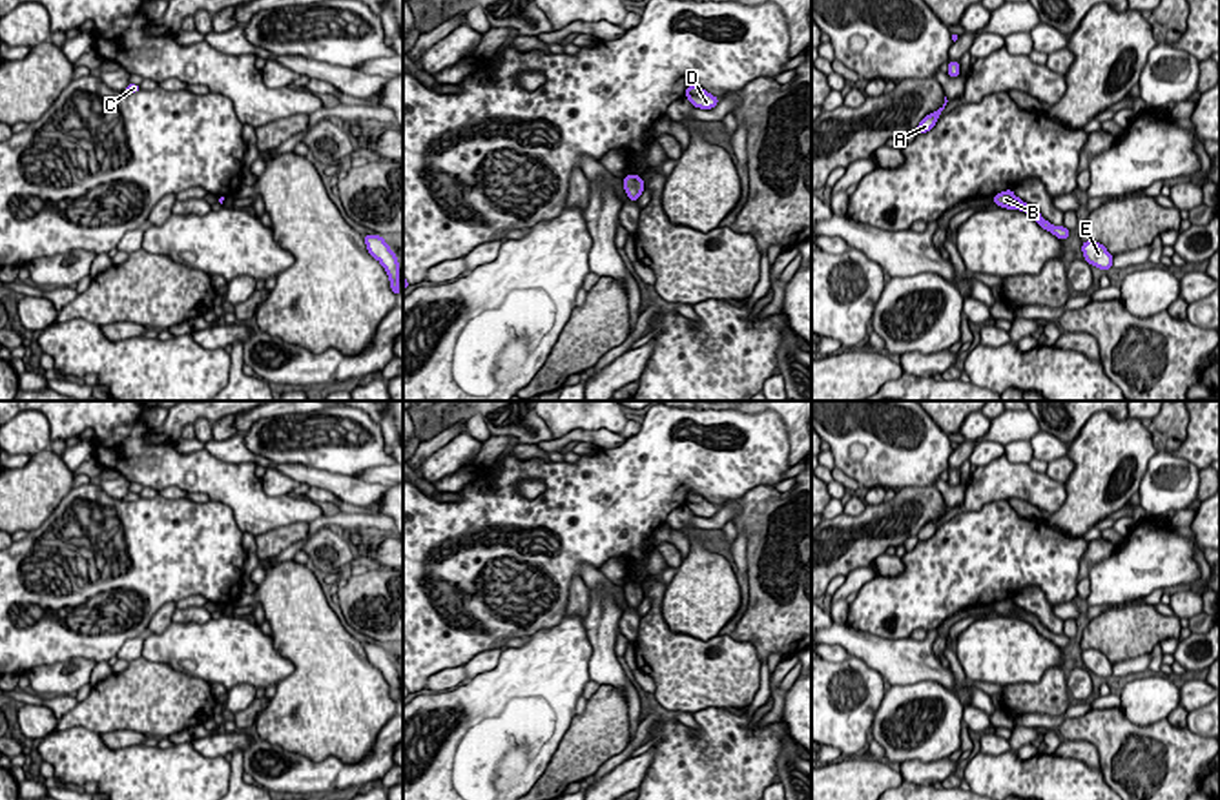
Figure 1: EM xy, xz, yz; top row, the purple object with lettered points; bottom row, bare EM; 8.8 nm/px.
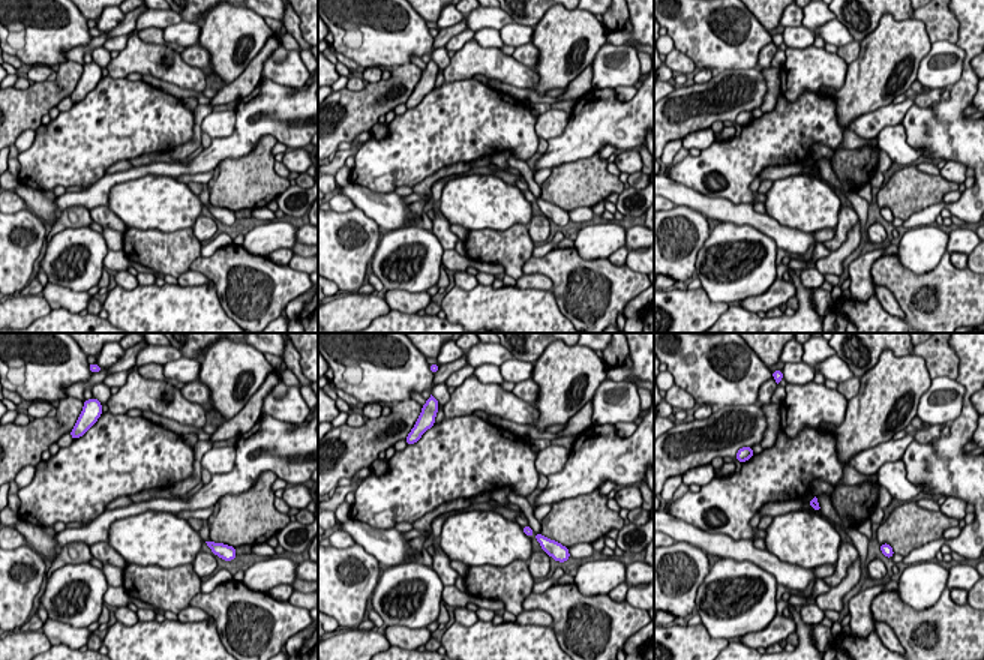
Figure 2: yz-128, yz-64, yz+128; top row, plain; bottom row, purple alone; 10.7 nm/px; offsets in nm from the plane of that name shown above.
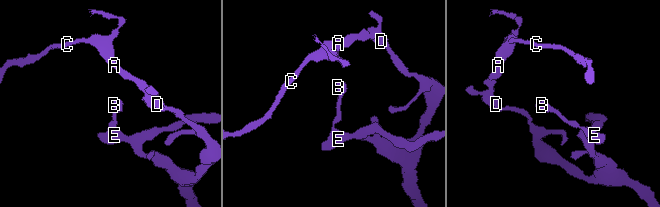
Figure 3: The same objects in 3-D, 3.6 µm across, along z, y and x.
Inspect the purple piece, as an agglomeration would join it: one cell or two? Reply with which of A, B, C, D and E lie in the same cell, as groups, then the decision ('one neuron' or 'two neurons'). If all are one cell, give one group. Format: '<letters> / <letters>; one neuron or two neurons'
A B C D E; one neuron

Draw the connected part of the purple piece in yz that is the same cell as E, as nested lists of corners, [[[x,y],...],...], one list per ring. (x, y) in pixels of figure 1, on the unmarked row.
[[[1085,649],[1081,652],[1083,665],[1089,672],[1100,676],[1100,678],[1111,678],[1112,676],[1112,663],[1107,660],[1107,656],[1096,649]]]

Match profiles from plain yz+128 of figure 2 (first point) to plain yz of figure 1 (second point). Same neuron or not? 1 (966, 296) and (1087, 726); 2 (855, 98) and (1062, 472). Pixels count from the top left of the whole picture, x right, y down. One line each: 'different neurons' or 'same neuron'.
1: same neuron
2: different neurons

